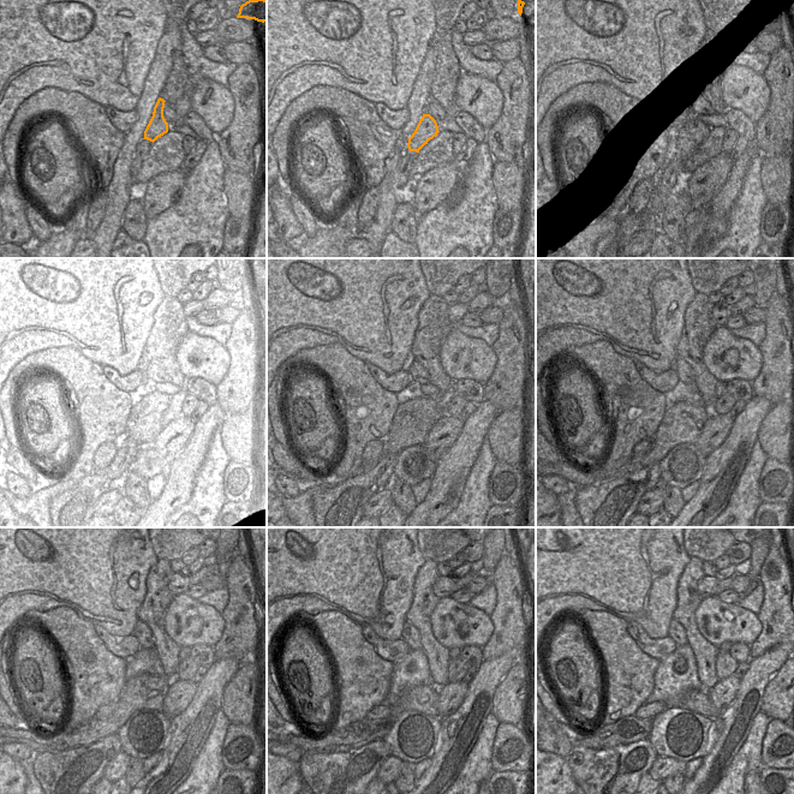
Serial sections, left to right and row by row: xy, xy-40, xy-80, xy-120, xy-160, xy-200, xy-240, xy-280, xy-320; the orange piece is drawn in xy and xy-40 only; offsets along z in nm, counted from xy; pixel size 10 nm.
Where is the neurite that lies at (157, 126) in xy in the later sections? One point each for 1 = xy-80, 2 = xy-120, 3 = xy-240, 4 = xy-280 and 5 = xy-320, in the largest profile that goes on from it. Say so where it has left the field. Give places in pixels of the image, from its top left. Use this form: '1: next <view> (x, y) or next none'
1: next xy-80 (688, 137)
2: next xy-120 (143, 425)
3: next xy-240 (145, 692)
4: next xy-280 (424, 698)
5: next xy-320 (628, 729)

